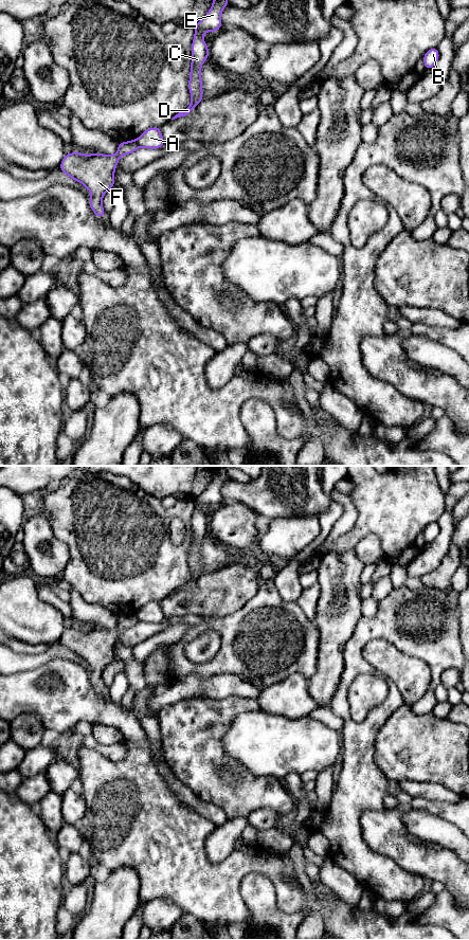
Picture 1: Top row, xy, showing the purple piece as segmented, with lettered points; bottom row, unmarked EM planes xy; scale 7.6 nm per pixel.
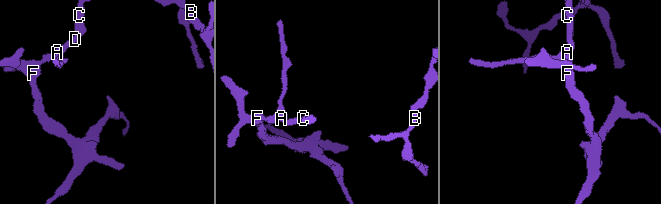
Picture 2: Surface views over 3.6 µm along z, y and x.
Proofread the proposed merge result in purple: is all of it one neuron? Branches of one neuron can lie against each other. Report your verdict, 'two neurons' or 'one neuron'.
two neurons

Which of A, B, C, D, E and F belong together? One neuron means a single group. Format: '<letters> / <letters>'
A B C D E / F

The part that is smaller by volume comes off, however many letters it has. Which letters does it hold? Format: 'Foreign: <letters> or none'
Foreign: F

